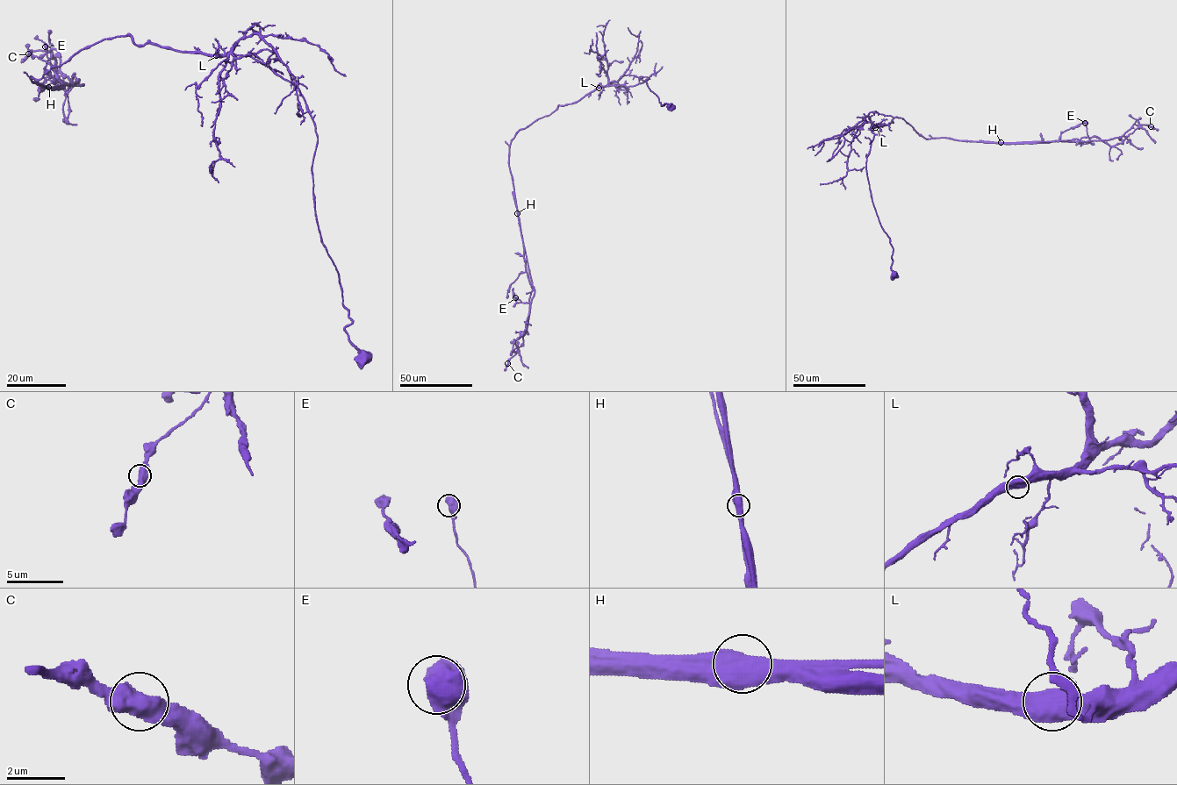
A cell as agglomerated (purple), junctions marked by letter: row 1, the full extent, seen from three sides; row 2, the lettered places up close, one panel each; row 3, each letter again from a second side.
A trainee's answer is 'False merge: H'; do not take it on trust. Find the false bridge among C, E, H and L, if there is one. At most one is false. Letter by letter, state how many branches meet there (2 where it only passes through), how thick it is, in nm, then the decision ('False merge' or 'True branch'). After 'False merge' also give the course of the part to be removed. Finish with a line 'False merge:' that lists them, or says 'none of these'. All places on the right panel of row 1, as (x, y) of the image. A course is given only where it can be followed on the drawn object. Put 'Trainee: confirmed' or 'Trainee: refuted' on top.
Trainee: confirmed
C: Branches: 2. Thickness 650 nm. True branch
E: Branches: 2. Thickness 700 nm. True branch
H: Branches: 2. Thickness 650 nm. False merge. Course of the part to remove: (1001, 143), (1080, 140), (1098, 136), (1115, 146), (1121, 143), (1137, 128), (1142, 127), (1155, 143)
L: Branches: 2. Thickness 650 nm. True branch
False merge: H

